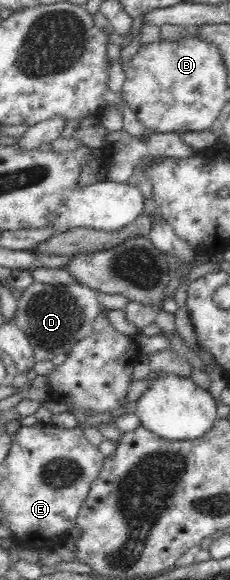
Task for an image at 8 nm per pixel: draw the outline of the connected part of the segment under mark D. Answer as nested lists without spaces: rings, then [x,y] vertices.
[[[33,282],[17,299],[16,324],[28,338],[35,363],[50,361],[59,354],[68,354],[73,347],[93,332],[93,325],[102,307],[96,292],[80,283],[44,284]]]

